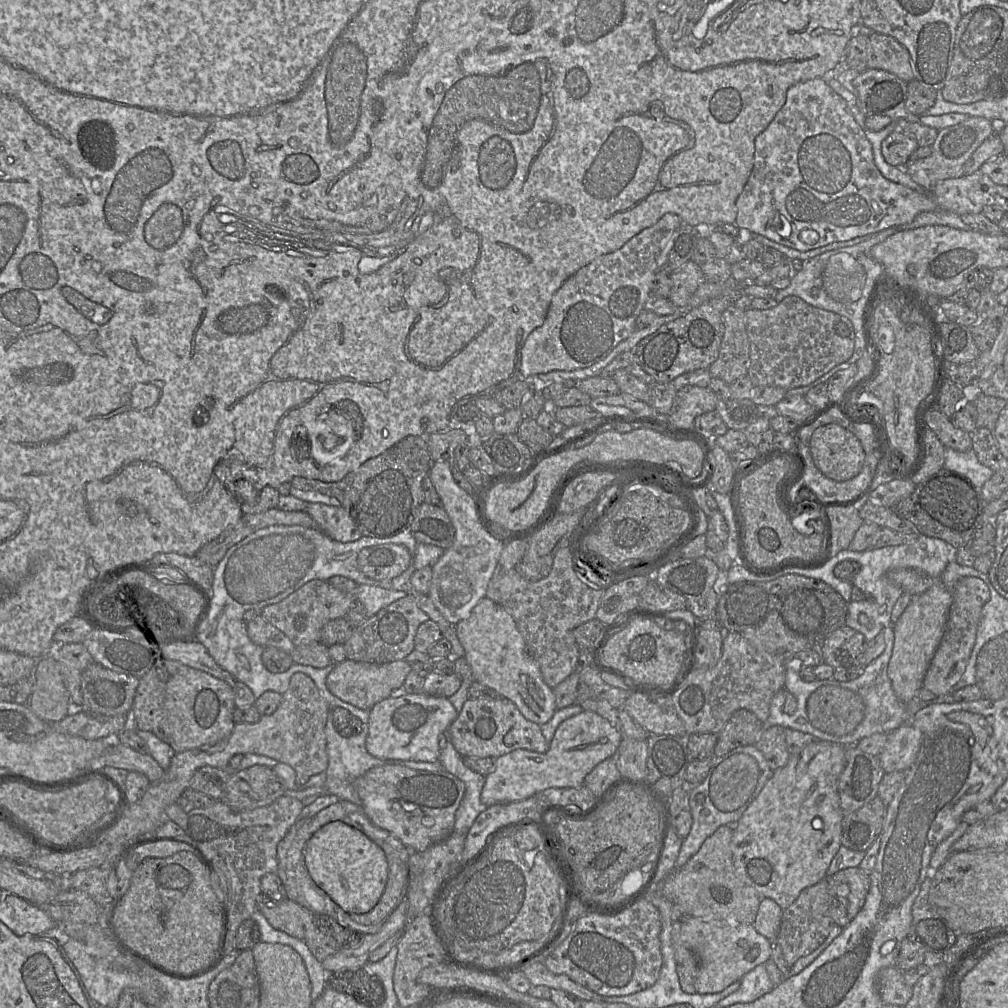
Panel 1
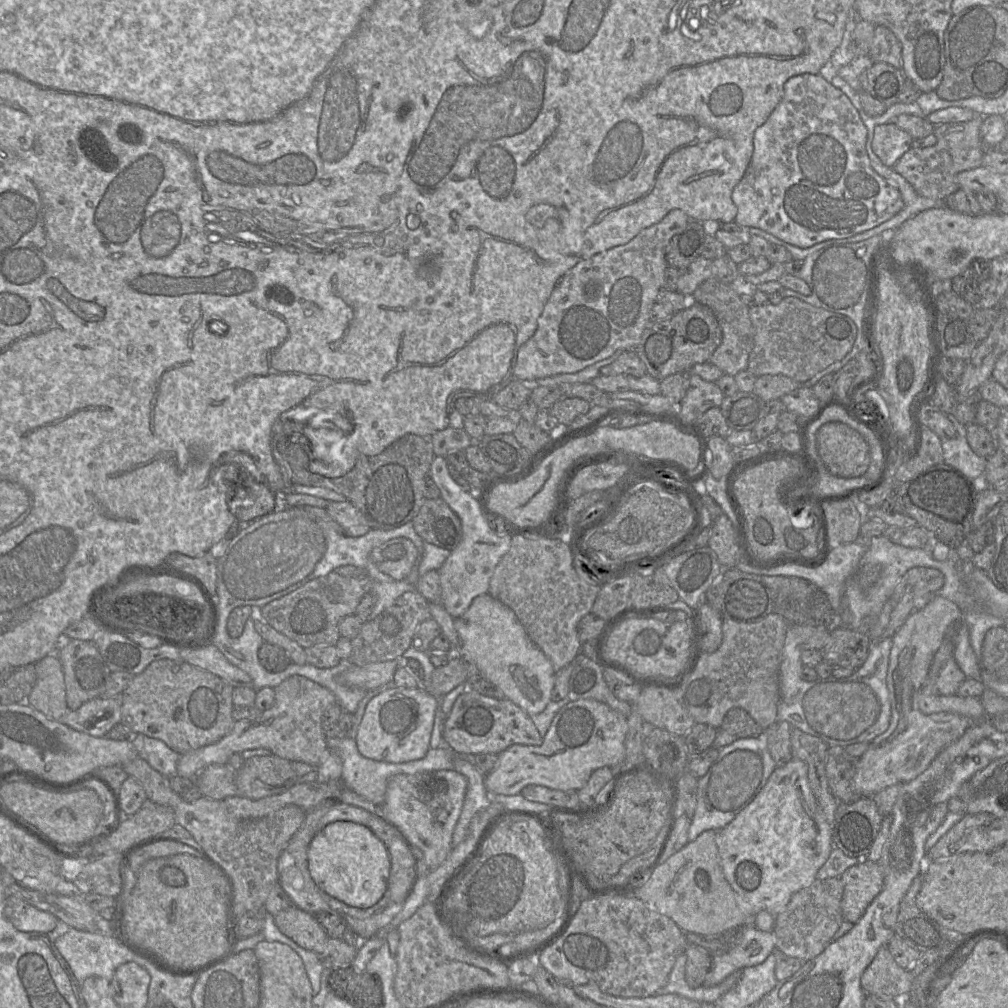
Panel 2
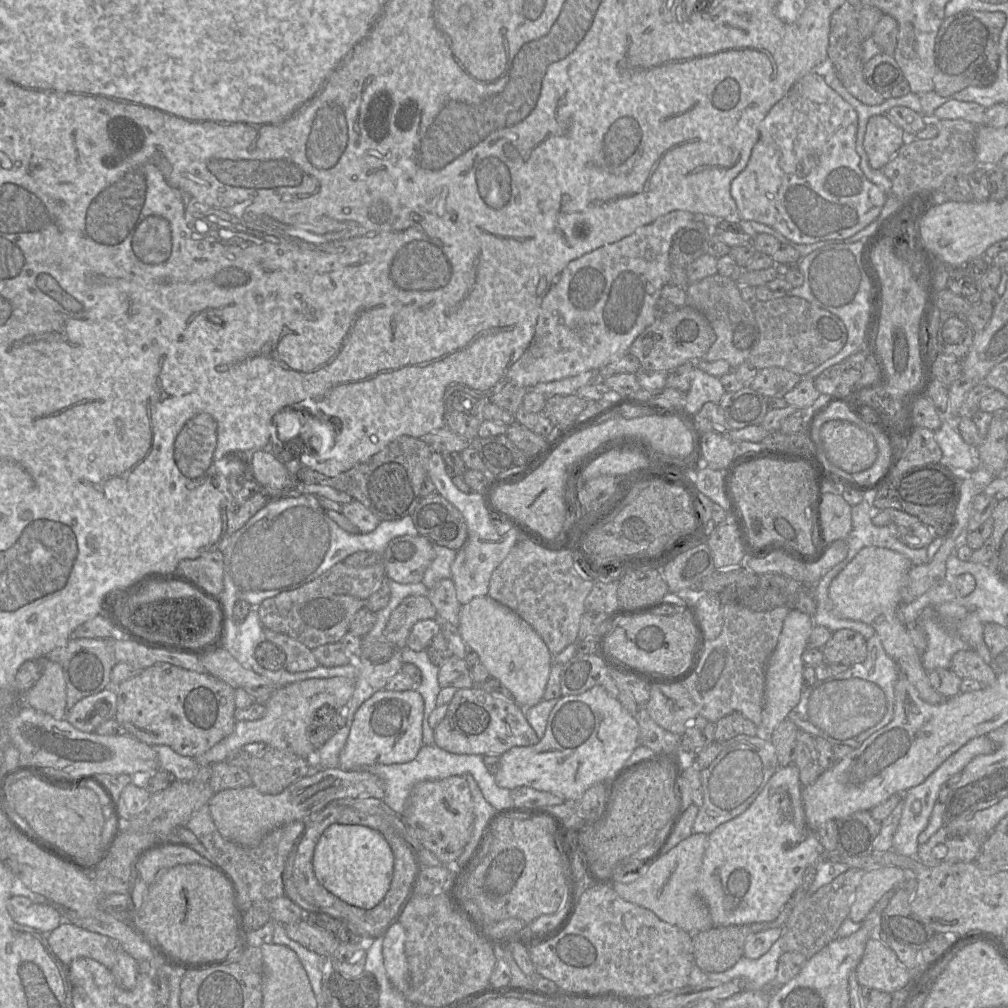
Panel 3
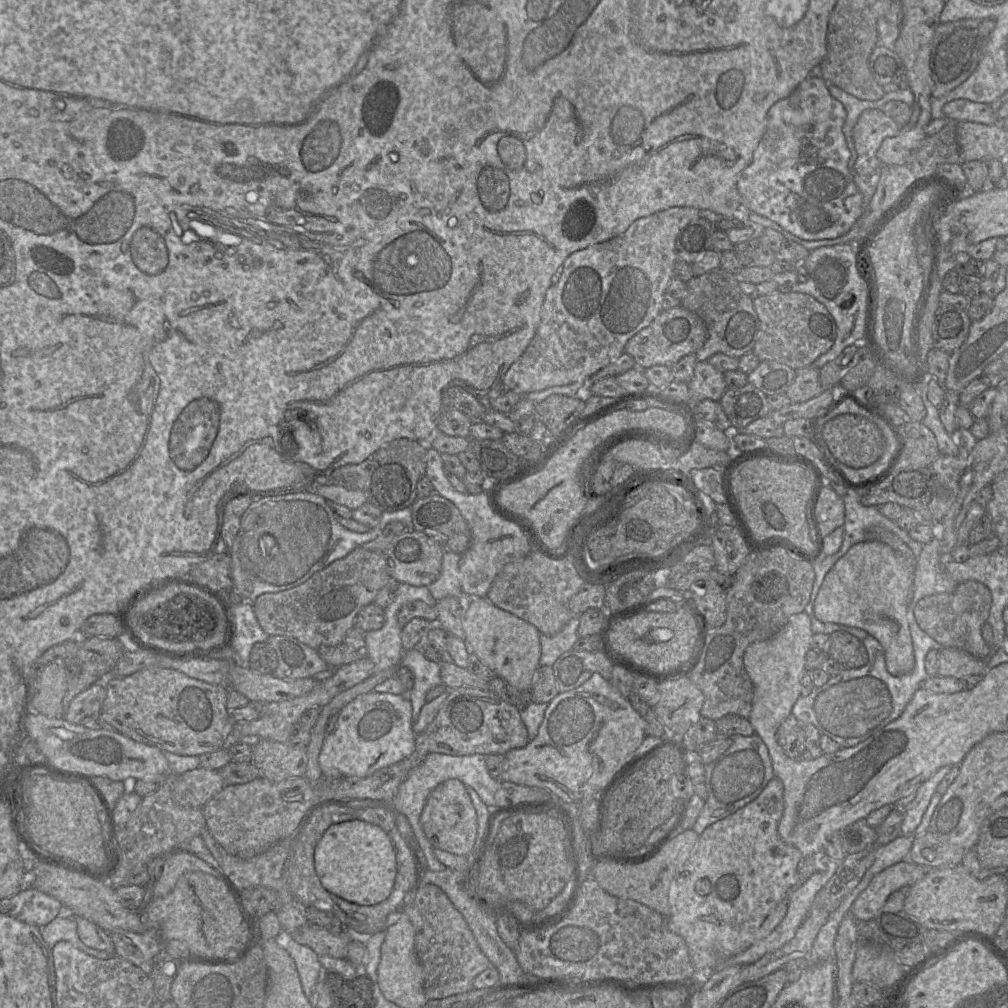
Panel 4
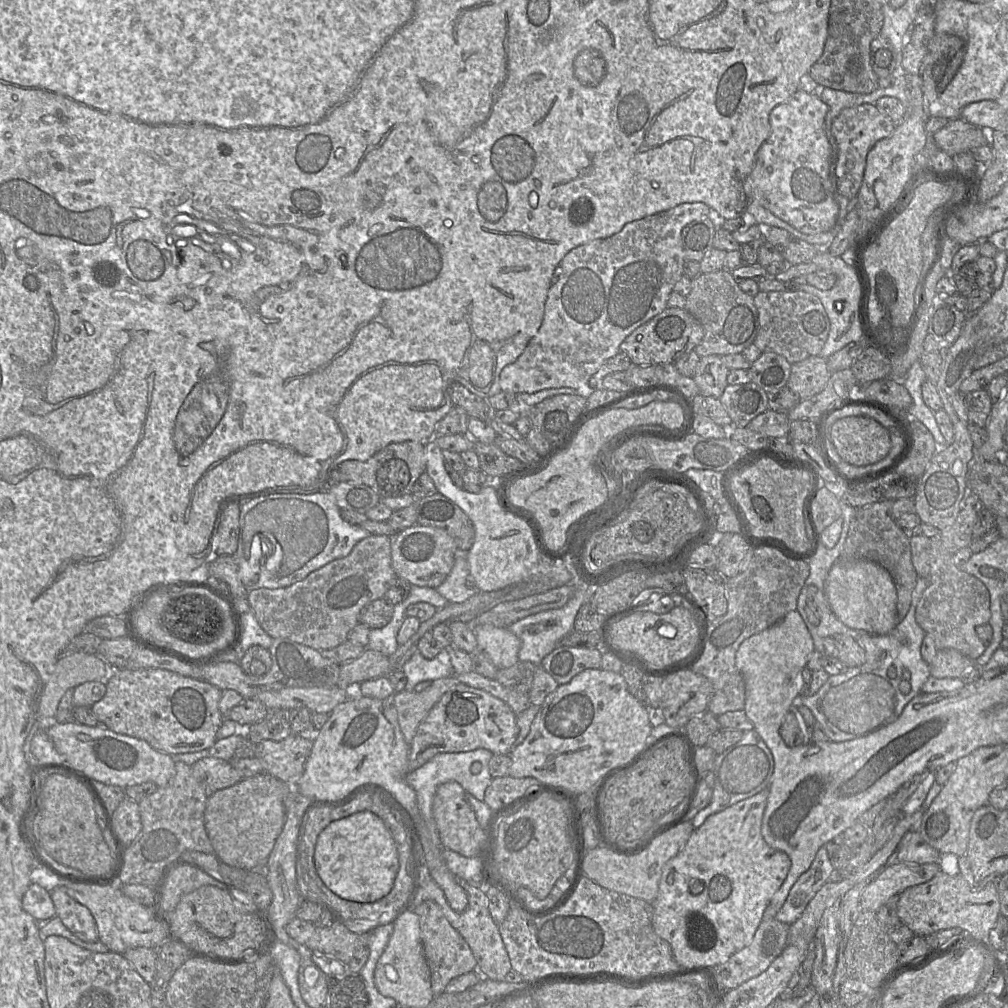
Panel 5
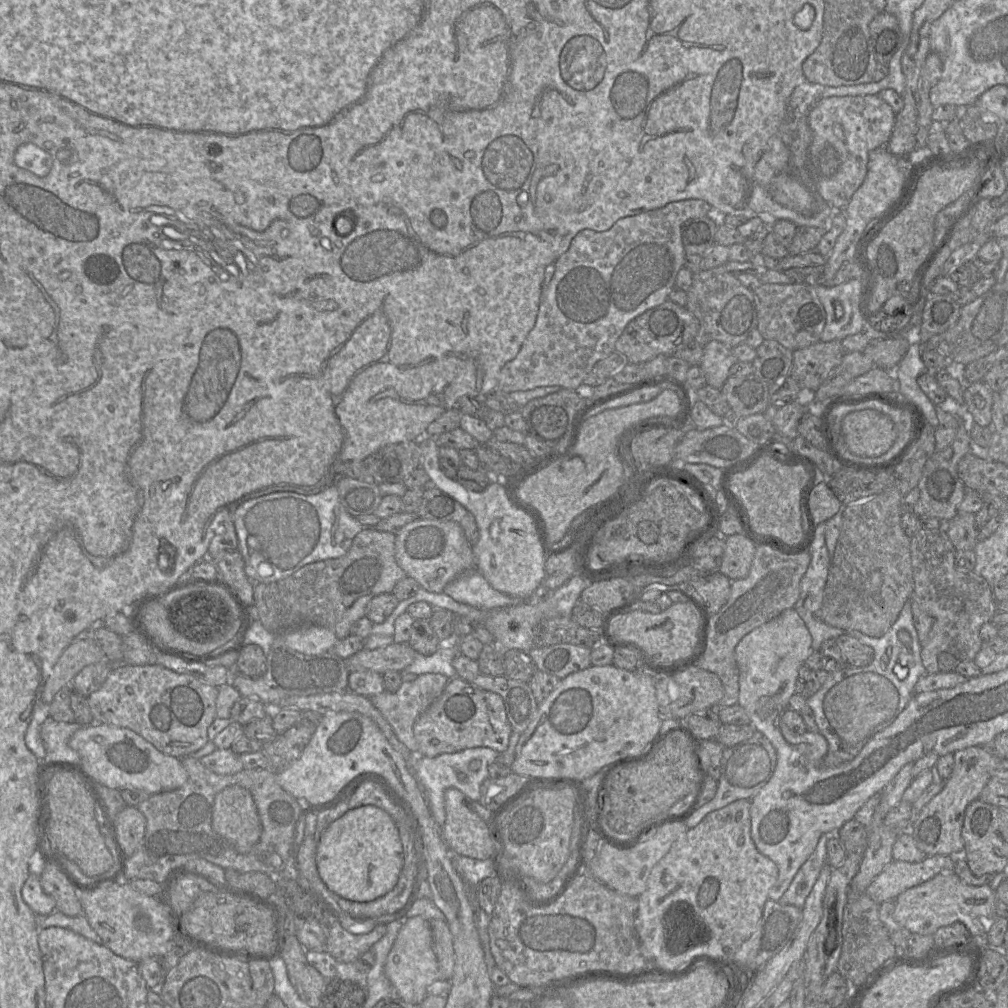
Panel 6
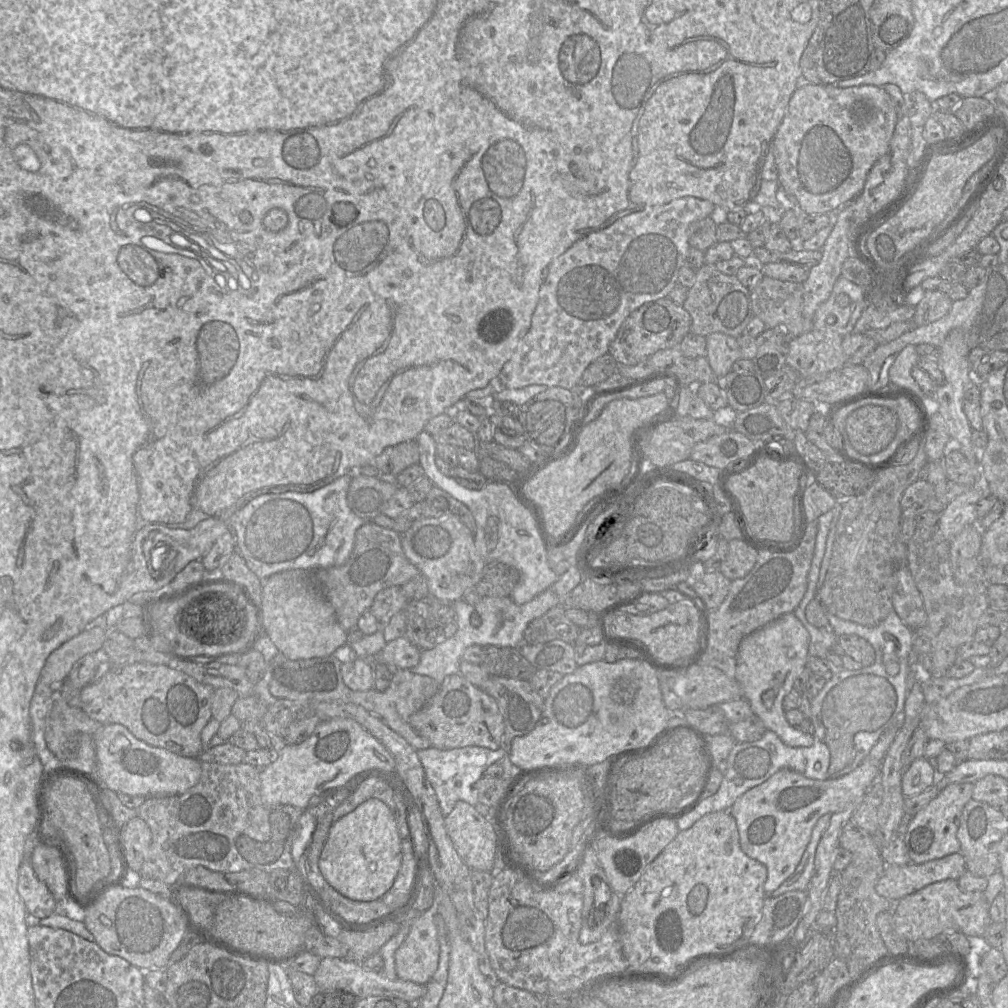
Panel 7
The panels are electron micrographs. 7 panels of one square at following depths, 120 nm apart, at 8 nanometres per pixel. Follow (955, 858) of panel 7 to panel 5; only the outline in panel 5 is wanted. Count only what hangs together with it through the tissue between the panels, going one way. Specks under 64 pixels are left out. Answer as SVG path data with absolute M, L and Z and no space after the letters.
M899 860L877 874L861 895L862 910L877 911L890 897L910 886L926 882L940 870L938 863L916 863Z

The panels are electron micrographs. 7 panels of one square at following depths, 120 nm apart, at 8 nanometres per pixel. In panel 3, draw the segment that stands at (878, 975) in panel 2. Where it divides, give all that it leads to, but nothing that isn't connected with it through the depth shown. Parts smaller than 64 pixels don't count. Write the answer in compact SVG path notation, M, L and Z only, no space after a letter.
M876 936L867 941L856 967L860 986L890 995L905 988L912 980L912 973L903 966L895 952Z

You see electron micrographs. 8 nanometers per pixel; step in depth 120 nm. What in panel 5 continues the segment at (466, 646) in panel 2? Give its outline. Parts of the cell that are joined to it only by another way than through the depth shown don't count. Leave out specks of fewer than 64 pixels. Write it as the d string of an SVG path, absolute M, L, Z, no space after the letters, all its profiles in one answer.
M475 625L477 649L484 652L498 669L516 664L521 647L519 638L507 628Z

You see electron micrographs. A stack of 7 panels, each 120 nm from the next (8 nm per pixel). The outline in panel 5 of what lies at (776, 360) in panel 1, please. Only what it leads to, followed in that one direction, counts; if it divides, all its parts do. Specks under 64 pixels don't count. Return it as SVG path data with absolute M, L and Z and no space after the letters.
M760 291L754 297L759 314L759 331L753 344L761 352L783 356L790 364L820 355L830 331L830 320L820 299L798 291Z

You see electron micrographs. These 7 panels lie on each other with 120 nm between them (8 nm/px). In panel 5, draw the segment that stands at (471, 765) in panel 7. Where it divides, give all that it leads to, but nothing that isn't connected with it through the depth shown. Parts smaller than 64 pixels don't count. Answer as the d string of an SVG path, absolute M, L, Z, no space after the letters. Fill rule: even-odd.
M476 749L469 752L459 753L439 753L420 768L406 775L406 782L416 792L417 803L422 819L426 825L428 833L430 833L431 841L436 847L443 847L432 813L432 804L437 788L446 782L455 781L459 783L467 793L473 795L477 800L483 801L485 791L493 779L490 775L488 765L492 756L493 754L487 749ZM476 761L482 764L482 770L478 775L474 775L470 771L472 763Z

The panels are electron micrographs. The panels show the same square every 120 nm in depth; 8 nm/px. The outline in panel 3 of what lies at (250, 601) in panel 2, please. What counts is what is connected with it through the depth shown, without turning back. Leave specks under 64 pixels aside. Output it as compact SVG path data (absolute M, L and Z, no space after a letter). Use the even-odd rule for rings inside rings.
M296 494L279 499L271 499L243 527L233 534L225 536L221 541L220 548L218 548L224 555L224 590L222 593L219 593L224 606L224 623L219 646L226 649L244 668L269 679L276 687L282 687L291 682L305 679L332 678L337 676L356 681L357 668L352 663L337 667L319 665L313 670L290 673L284 668L278 671L271 671L262 667L255 659L254 654L257 645L266 640L263 625L257 611L261 602L281 592L297 589L313 581L335 564L343 562L345 558L359 551L382 554L383 563L383 553L392 539L404 535L419 535L411 516L405 516L397 520L380 521L378 526L371 532L351 534L330 519L327 515L328 510L319 504L316 495L313 494ZM237 600L245 600L251 605L250 612L242 622L237 622L233 618L233 607Z

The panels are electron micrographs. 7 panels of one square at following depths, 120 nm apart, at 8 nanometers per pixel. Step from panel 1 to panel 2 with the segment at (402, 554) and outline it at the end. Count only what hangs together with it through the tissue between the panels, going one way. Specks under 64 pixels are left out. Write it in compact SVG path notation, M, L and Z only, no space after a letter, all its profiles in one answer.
M393 538L375 547L370 560L382 573L402 581L410 574L418 556L419 552L411 540Z

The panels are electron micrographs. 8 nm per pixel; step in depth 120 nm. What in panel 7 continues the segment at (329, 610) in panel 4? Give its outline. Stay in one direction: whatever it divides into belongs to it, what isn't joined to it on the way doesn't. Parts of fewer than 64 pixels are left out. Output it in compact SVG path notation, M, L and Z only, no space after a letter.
M366 521L357 529L354 548L345 564L315 570L317 586L334 608L337 621L346 632L357 628L359 617L370 609L379 591L392 586L401 587L417 575L420 575L419 570L403 552L401 535L372 521Z

